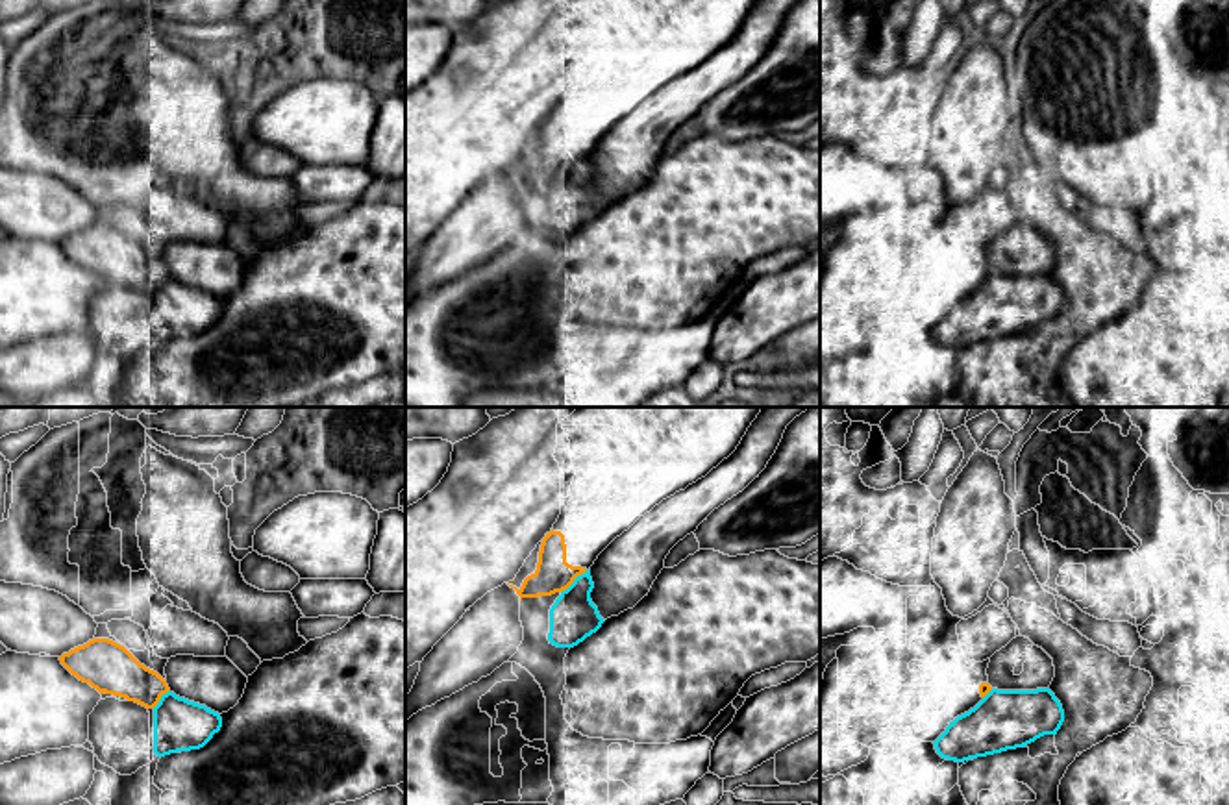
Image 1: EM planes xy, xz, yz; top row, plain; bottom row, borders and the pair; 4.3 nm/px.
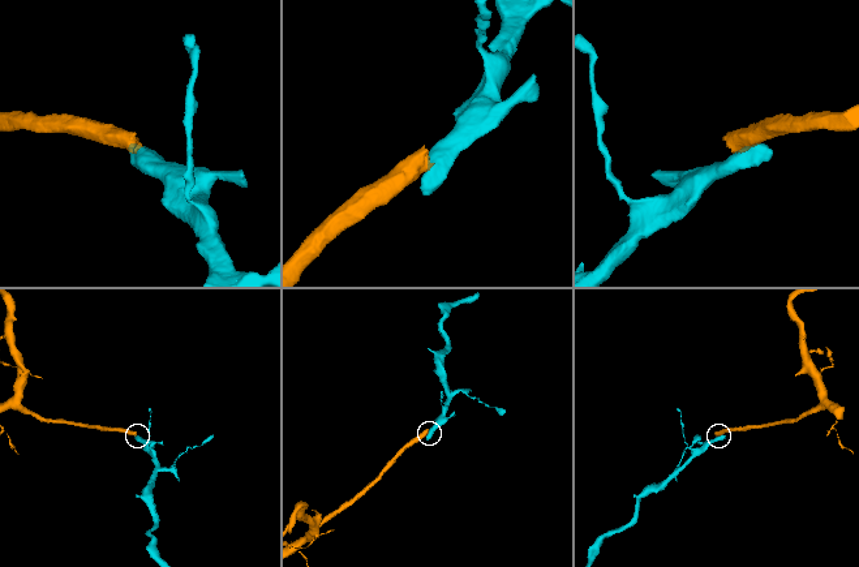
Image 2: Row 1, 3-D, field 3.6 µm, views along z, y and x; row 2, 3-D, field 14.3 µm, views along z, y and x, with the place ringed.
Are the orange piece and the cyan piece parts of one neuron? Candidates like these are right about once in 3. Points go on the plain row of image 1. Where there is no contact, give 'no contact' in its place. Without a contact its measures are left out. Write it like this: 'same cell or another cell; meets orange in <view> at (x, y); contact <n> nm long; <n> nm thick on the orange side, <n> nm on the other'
another cell; meets orange in xz at (574, 163); contact 160 nm long; 160 nm thick on the orange side, 200 nm on the other

